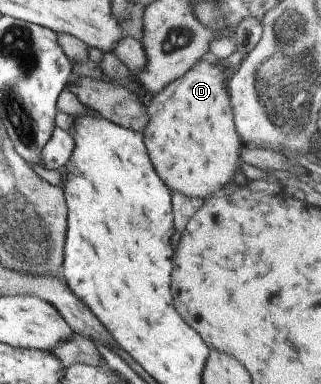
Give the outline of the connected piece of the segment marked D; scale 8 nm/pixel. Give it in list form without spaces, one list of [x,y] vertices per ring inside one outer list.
[[[210,55],[202,57],[182,77],[169,82],[158,91],[147,107],[149,122],[141,131],[143,144],[154,171],[170,193],[178,192],[189,198],[204,199],[221,192],[230,181],[241,178],[237,163],[242,141],[235,130],[229,95],[222,83],[232,75],[232,70],[216,66],[216,60]]]

